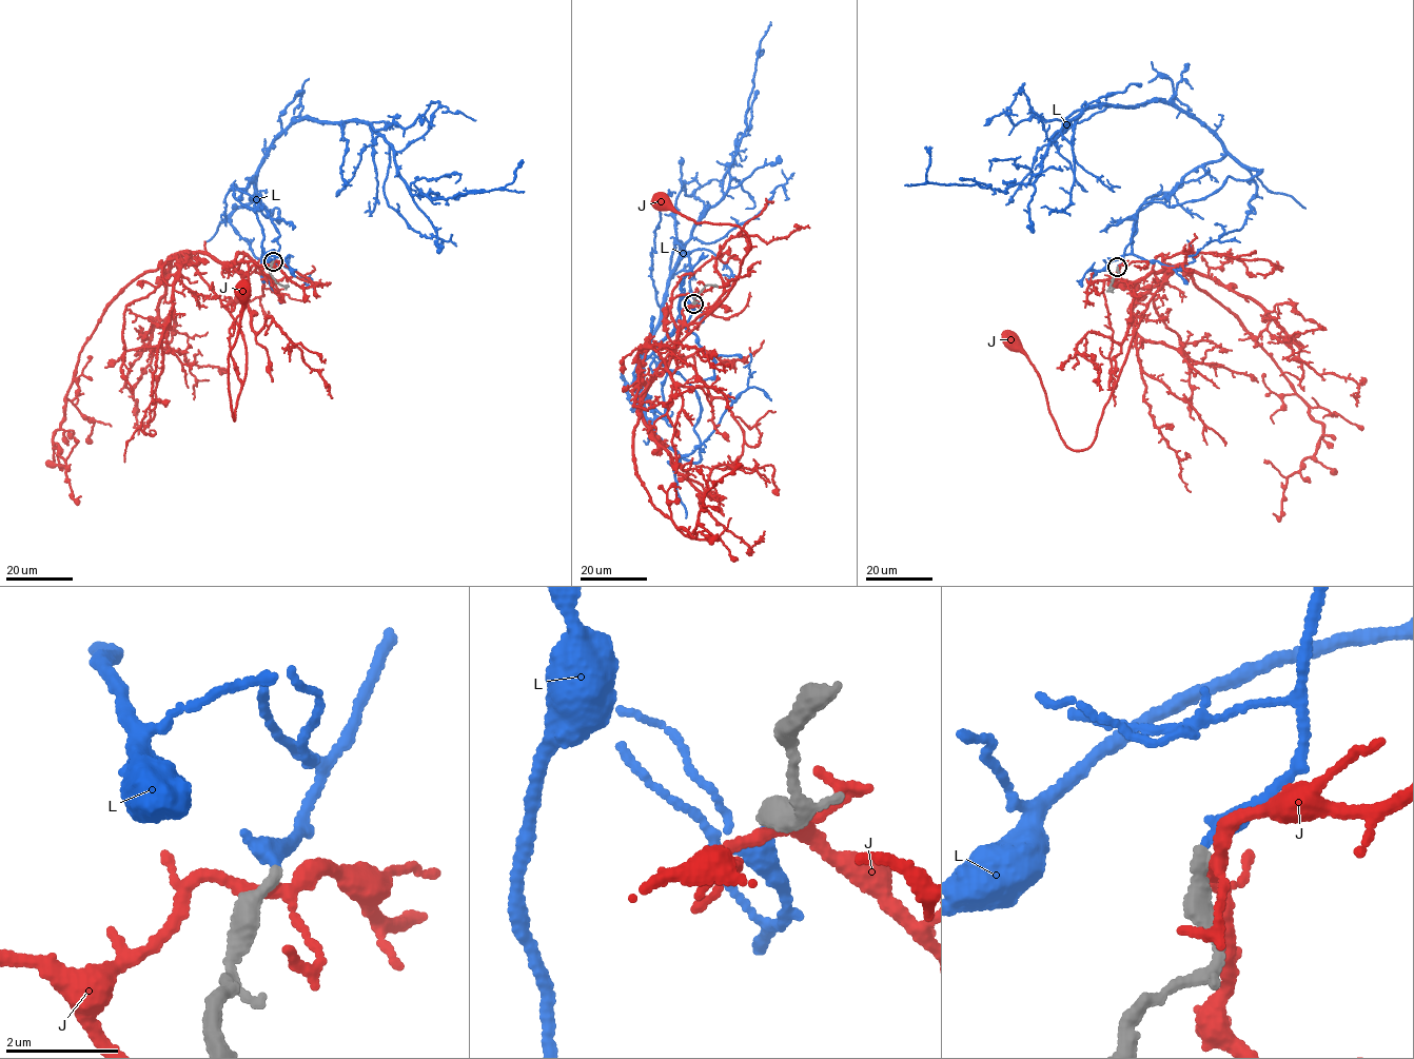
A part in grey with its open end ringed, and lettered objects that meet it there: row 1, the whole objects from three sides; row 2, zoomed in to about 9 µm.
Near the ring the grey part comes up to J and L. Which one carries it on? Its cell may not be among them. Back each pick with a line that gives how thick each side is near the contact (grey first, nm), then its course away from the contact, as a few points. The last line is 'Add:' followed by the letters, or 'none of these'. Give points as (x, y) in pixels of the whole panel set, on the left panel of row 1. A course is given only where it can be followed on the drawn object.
L: 280/320 nm | via (273, 261), (269, 212), (230, 190), (295, 122), (364, 120), (408, 191), (432, 199), (509, 184), (522, 159)
Add: L

